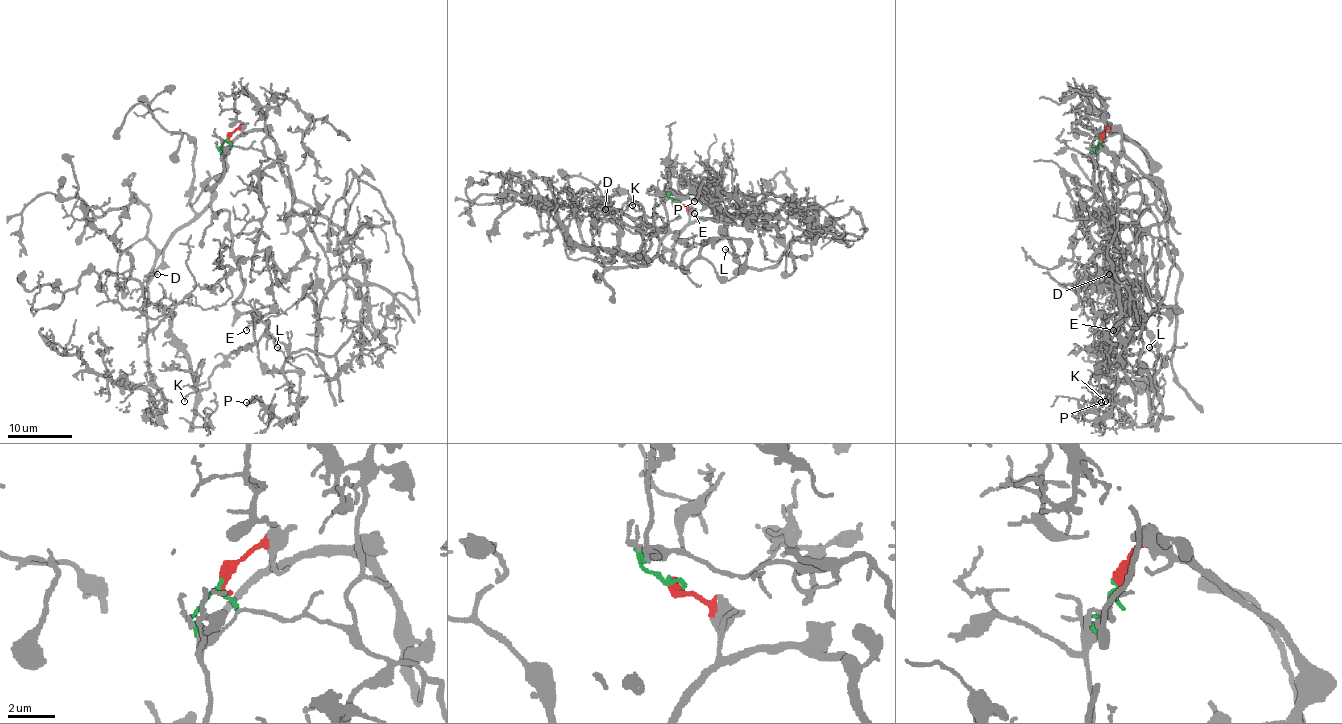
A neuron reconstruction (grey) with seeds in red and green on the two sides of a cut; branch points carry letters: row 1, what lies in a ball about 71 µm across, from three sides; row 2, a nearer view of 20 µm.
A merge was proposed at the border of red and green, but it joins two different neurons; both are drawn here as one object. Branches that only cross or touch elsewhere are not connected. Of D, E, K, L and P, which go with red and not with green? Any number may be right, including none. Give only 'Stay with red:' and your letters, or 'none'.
Stay with red: D, K, L

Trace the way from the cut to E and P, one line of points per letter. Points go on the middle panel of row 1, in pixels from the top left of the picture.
E: (676, 200), (671, 192), (728, 194), (739, 211), (755, 211), (749, 218), (762, 218), (763, 228), (694, 213)
P: (676, 200), (671, 192), (728, 194), (763, 228), (717, 221), (723, 208), (746, 210), (710, 179), (694, 202)

